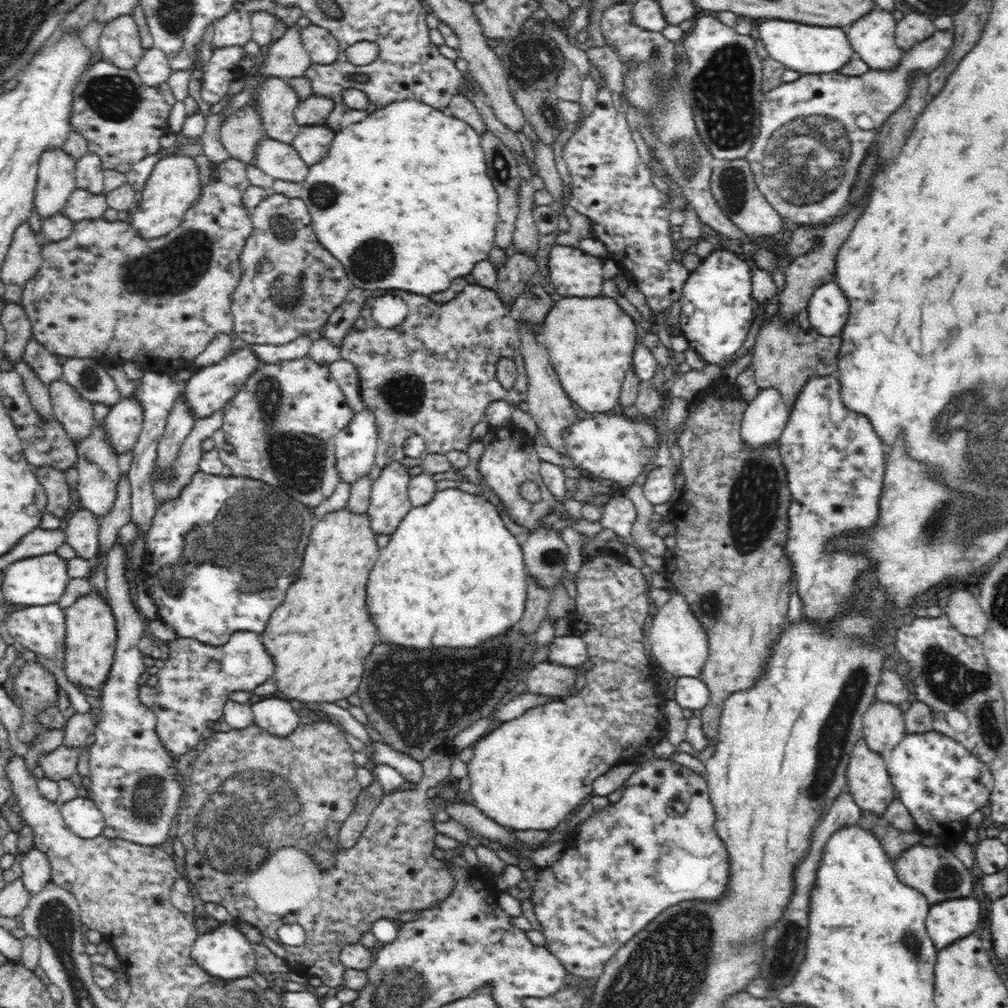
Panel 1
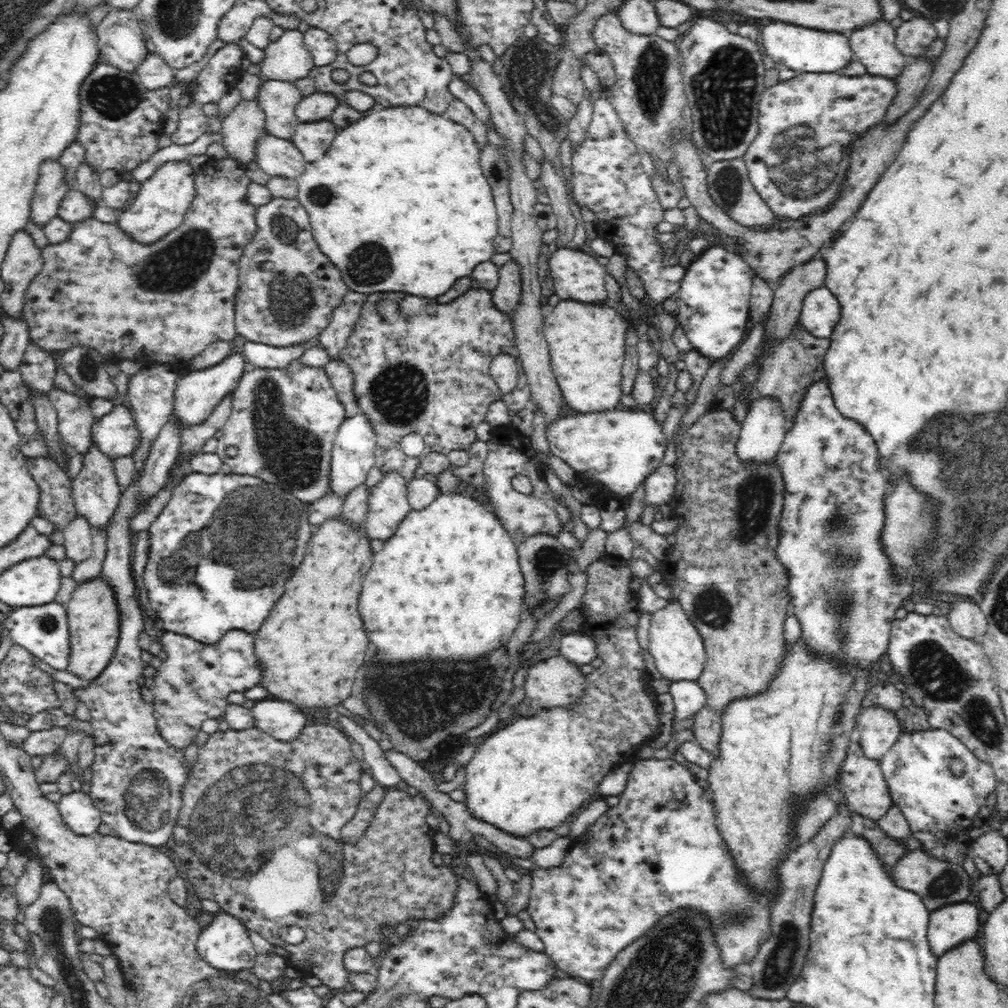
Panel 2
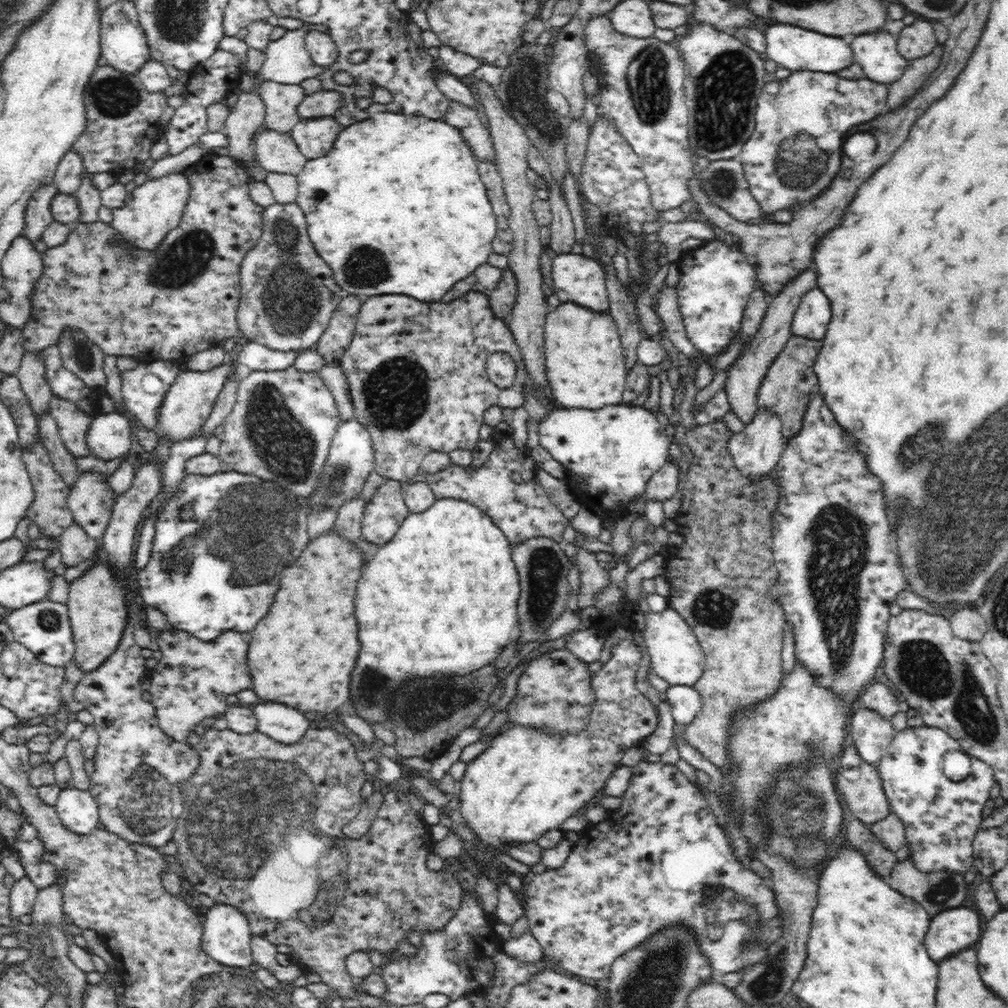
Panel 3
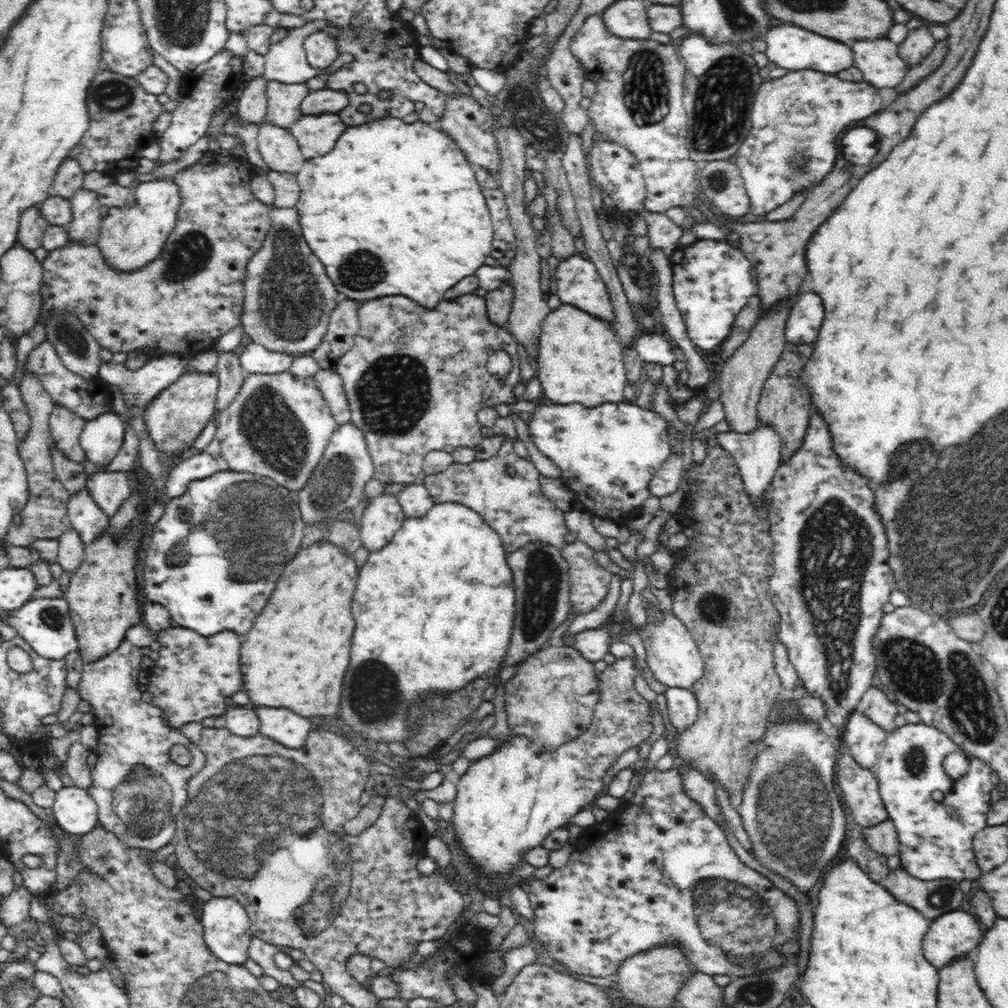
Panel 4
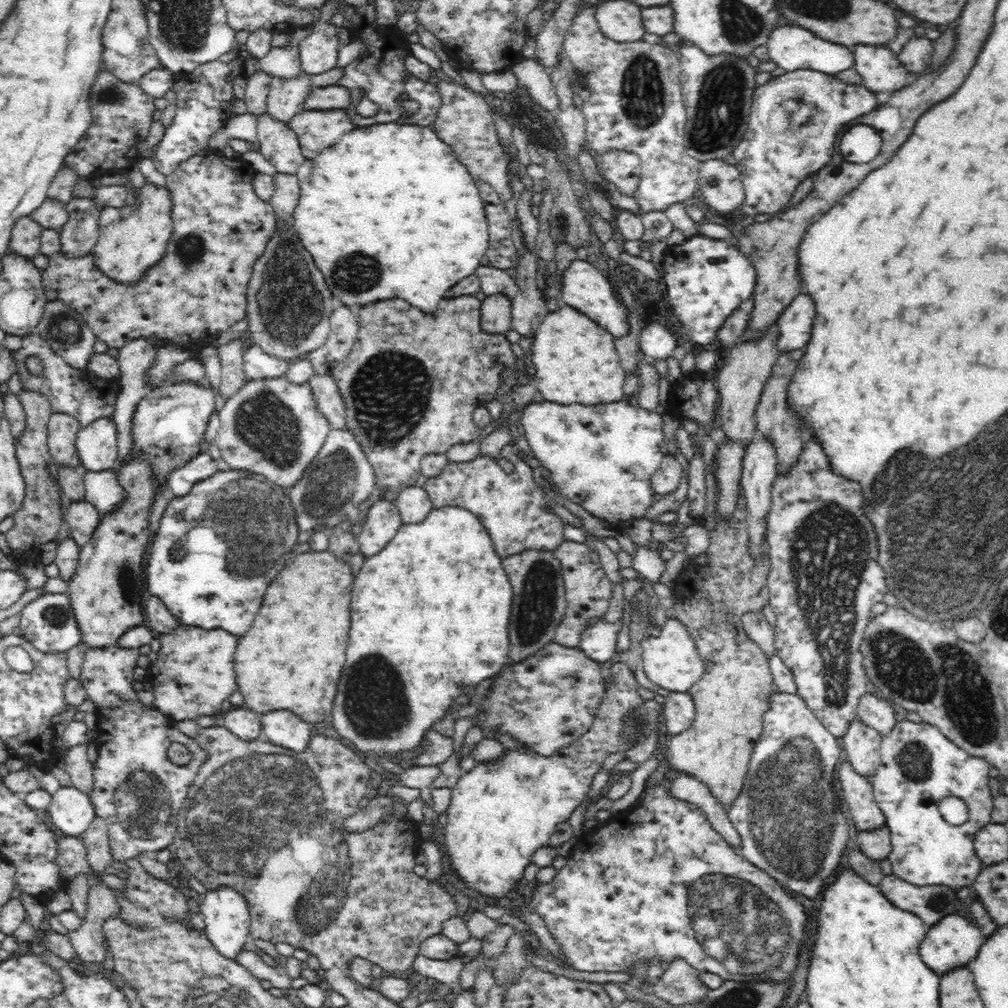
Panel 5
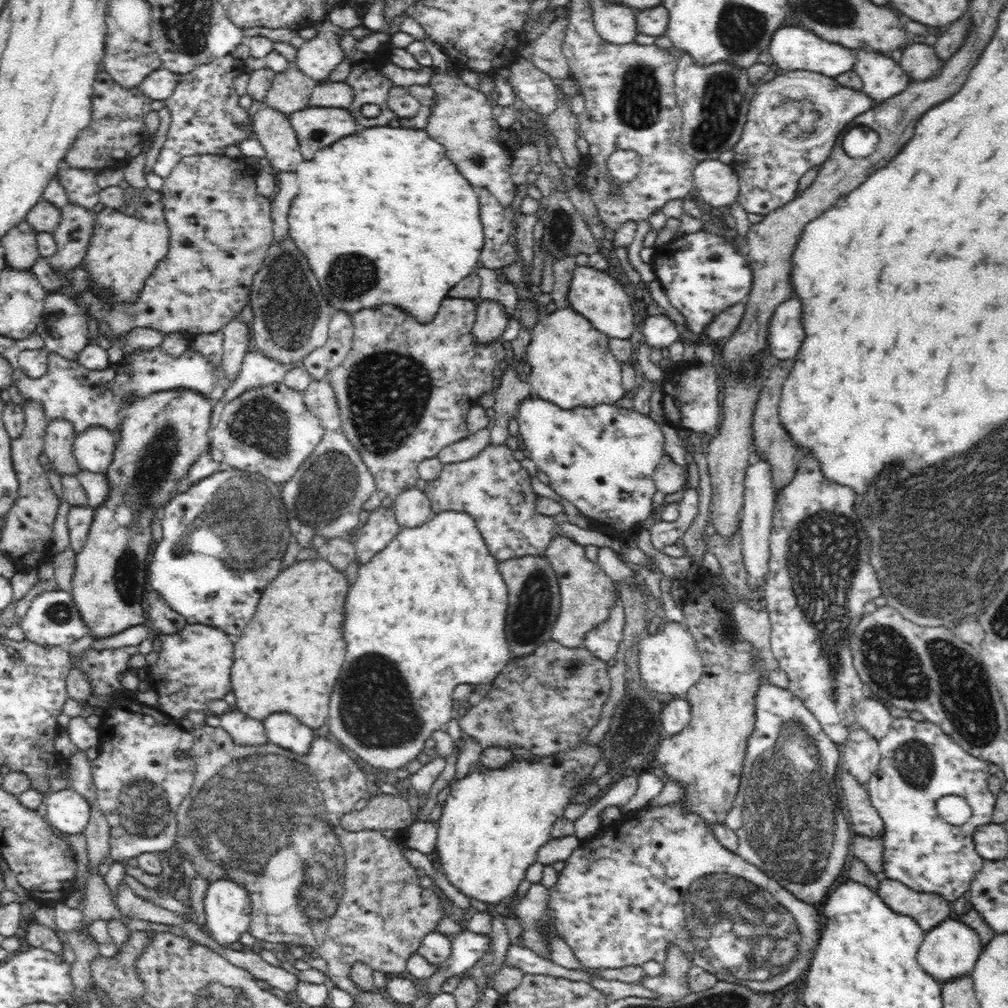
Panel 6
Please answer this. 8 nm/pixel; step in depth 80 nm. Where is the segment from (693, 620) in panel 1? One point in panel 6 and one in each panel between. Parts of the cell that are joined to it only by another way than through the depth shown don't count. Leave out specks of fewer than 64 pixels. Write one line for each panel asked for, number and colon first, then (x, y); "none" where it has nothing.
2: (677, 652)
3: (675, 654)
4: (672, 654)
5: (671, 660)
6: (669, 662)

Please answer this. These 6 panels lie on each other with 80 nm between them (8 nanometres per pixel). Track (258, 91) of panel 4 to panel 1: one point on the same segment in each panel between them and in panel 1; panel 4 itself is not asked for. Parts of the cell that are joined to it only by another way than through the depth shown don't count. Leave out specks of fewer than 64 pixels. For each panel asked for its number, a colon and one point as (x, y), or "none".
1: (241, 131)
2: (240, 130)
3: (247, 116)

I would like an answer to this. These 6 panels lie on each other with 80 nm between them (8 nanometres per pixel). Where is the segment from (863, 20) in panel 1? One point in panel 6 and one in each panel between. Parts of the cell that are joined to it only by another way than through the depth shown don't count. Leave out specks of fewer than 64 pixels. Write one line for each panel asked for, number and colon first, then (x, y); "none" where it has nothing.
2: (874, 45)
3: (877, 53)
4: (881, 65)
5: (881, 71)
6: (882, 77)

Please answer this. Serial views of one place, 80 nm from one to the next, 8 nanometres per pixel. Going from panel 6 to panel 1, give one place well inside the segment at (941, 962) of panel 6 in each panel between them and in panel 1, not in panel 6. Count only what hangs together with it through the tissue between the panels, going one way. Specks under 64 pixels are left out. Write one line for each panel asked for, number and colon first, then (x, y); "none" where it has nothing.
1: (948, 921)
2: (953, 924)
3: (950, 931)
4: (957, 934)
5: (953, 942)

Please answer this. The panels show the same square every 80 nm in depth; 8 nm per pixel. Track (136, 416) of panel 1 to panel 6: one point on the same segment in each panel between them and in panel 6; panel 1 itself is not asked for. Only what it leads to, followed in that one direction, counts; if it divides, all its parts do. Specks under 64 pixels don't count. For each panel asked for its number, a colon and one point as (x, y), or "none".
2: (115, 434)
3: (109, 435)
4: (101, 438)
5: (97, 445)
6: (93, 449)

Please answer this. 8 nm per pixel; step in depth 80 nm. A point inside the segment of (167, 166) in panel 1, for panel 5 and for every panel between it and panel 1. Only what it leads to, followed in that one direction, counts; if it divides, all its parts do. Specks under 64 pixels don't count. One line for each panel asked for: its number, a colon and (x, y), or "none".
2: (159, 206)
3: (156, 207)
4: (130, 237)
5: (131, 241)

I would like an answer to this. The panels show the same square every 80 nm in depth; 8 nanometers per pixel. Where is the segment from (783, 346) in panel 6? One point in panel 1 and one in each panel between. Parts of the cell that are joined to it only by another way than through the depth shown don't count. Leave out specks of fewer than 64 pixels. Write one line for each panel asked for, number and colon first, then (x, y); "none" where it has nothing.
1: (827, 310)
2: (821, 309)
3: (811, 319)
4: (803, 325)
5: (794, 326)

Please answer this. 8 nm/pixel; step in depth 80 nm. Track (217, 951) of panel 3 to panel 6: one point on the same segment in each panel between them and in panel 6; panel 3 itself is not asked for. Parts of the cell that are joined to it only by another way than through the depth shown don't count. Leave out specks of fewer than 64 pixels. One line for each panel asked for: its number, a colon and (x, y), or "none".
4: (226, 925)
5: (226, 912)
6: (227, 905)

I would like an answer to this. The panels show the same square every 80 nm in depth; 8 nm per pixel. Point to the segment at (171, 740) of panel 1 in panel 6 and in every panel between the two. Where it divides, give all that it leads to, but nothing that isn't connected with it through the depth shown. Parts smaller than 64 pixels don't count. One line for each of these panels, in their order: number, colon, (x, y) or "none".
2: (192, 684)
3: (190, 682)
4: (194, 674)
5: (194, 672)
6: (193, 666)

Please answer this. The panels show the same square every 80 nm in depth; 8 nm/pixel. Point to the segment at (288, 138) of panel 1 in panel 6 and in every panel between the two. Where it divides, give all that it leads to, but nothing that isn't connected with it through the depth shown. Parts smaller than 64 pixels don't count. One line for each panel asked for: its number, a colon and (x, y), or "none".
2: (278, 99)
3: (281, 100)
4: (284, 100)
5: (286, 97)
6: (290, 90)

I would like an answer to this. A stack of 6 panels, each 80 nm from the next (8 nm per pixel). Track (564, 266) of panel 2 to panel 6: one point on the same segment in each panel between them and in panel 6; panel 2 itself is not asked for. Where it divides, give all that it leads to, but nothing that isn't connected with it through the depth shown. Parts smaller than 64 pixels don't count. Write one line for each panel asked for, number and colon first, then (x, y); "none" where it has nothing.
3: (578, 279)
4: (579, 284)
5: (585, 288)
6: (601, 299)

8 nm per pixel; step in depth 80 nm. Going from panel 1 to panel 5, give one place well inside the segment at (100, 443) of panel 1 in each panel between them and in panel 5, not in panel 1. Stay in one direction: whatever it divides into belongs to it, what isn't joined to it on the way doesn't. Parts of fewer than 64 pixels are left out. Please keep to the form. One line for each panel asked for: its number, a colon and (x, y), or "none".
2: (96, 493)
3: (90, 501)
4: (86, 517)
5: (82, 517)

